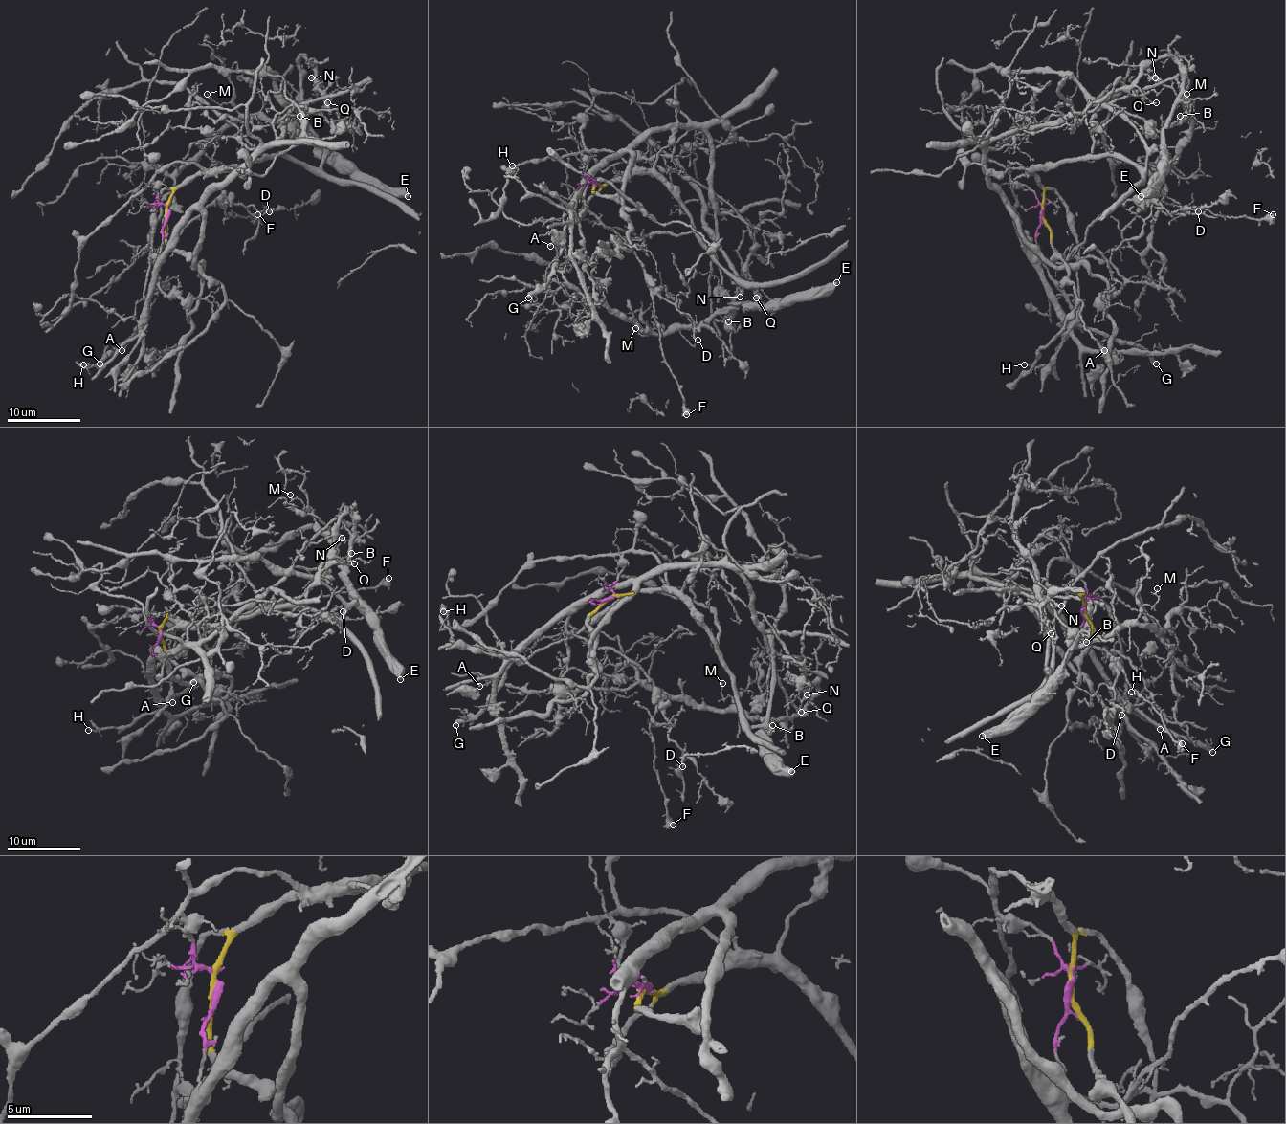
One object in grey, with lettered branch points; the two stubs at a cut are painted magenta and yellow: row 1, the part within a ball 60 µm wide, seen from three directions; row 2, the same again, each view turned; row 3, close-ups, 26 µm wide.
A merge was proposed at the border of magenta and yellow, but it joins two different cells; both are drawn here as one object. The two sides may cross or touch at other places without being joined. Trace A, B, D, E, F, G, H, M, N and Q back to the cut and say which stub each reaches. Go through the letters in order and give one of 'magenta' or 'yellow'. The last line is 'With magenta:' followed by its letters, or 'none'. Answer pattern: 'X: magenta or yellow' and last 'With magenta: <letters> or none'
A: magenta
B: yellow
D: magenta
E: yellow
F: magenta
G: magenta
H: magenta
M: yellow
N: yellow
Q: yellow
With magenta: A, D, F, G, H

